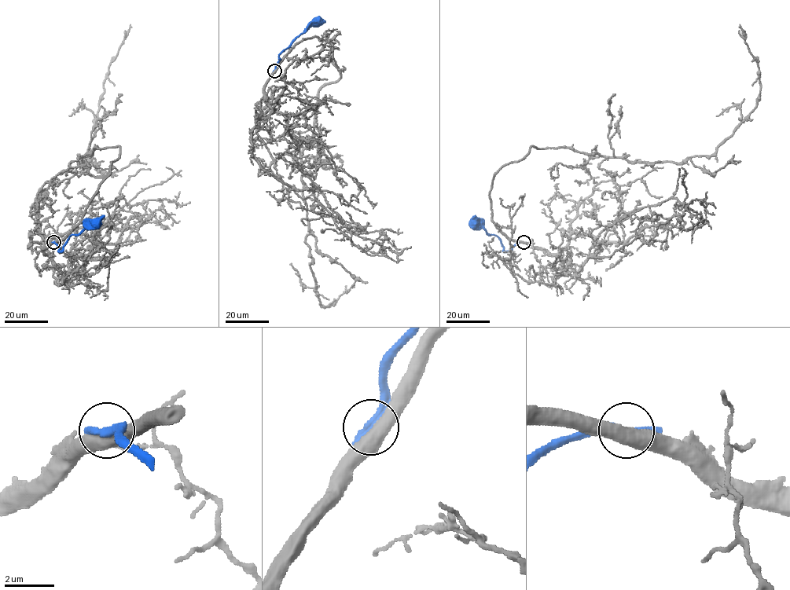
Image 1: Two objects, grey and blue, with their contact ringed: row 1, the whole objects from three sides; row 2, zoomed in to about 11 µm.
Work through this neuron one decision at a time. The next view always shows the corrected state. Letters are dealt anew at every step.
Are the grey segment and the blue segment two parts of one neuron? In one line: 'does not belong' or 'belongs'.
belongs

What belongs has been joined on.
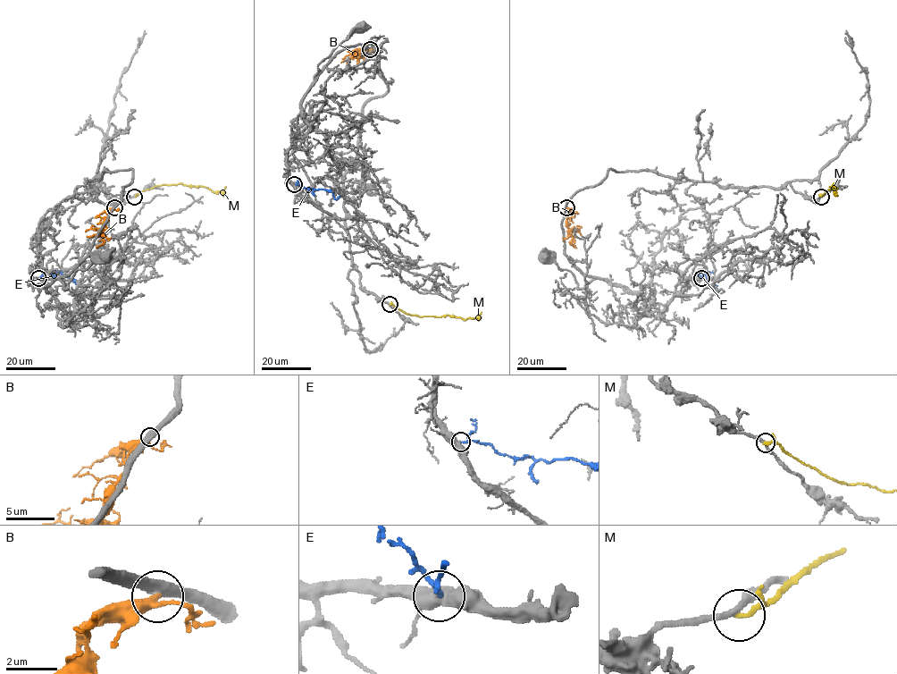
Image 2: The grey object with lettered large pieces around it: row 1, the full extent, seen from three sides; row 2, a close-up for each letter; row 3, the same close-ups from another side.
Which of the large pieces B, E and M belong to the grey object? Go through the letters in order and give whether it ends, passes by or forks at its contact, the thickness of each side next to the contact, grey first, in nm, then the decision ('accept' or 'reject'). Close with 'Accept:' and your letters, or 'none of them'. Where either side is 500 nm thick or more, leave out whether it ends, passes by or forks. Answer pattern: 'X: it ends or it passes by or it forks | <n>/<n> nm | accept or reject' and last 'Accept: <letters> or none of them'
B: it passes by | 480/280 nm | reject
E: 500/140 nm | accept
M: it passes by | 240/150 nm | reject
Accept: E

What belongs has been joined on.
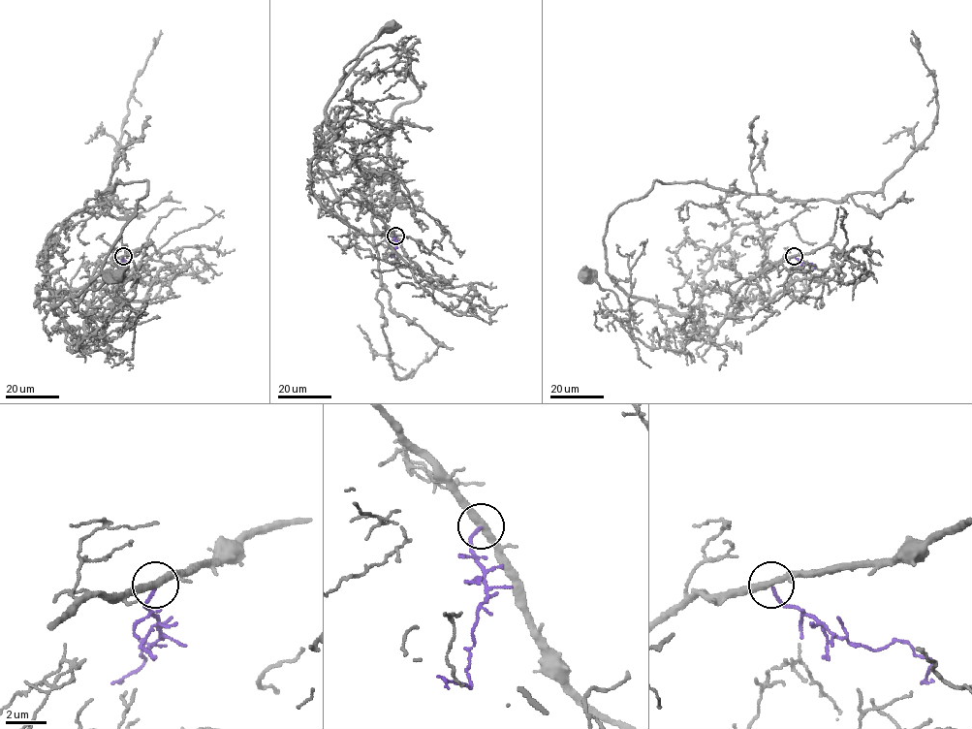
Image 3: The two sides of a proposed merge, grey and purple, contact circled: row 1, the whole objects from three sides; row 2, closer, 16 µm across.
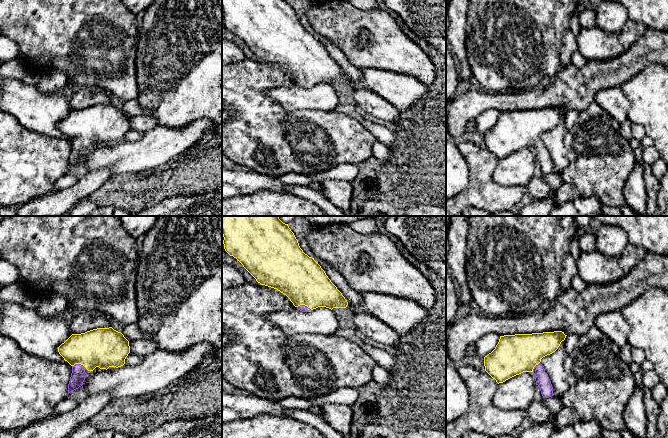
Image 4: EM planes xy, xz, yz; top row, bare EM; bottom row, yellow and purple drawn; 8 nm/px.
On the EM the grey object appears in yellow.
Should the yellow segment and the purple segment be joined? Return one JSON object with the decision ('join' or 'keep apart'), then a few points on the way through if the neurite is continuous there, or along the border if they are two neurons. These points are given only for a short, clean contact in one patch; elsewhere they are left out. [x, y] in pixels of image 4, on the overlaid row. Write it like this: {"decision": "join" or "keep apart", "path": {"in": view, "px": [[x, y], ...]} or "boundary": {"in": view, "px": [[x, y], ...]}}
{"decision": "join", "path": {"in": "xy", "px": [[103, 347], [95, 348], [80, 363], [79, 372]]}}

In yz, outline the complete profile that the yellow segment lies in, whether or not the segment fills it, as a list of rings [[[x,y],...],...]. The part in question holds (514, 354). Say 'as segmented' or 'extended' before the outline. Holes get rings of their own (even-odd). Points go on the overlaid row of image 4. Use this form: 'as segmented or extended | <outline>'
extended | [[[562,331],[500,336],[495,349],[484,357],[485,371],[498,384],[523,372],[532,372],[543,398],[552,397],[551,381],[540,362],[543,357],[555,352],[566,336]]]

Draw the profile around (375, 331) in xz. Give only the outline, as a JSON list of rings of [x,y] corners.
[[[314,258],[314,260],[321,266],[331,282],[342,293],[348,304],[356,309],[353,311],[354,327],[363,338],[371,343],[377,343],[382,346],[397,346],[399,344],[400,334],[372,315],[359,310],[361,293],[353,290],[344,277],[331,264],[320,258]]]

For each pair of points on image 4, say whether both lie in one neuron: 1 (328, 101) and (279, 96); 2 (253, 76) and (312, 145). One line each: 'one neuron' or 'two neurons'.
1: one neuron
2: one neuron

